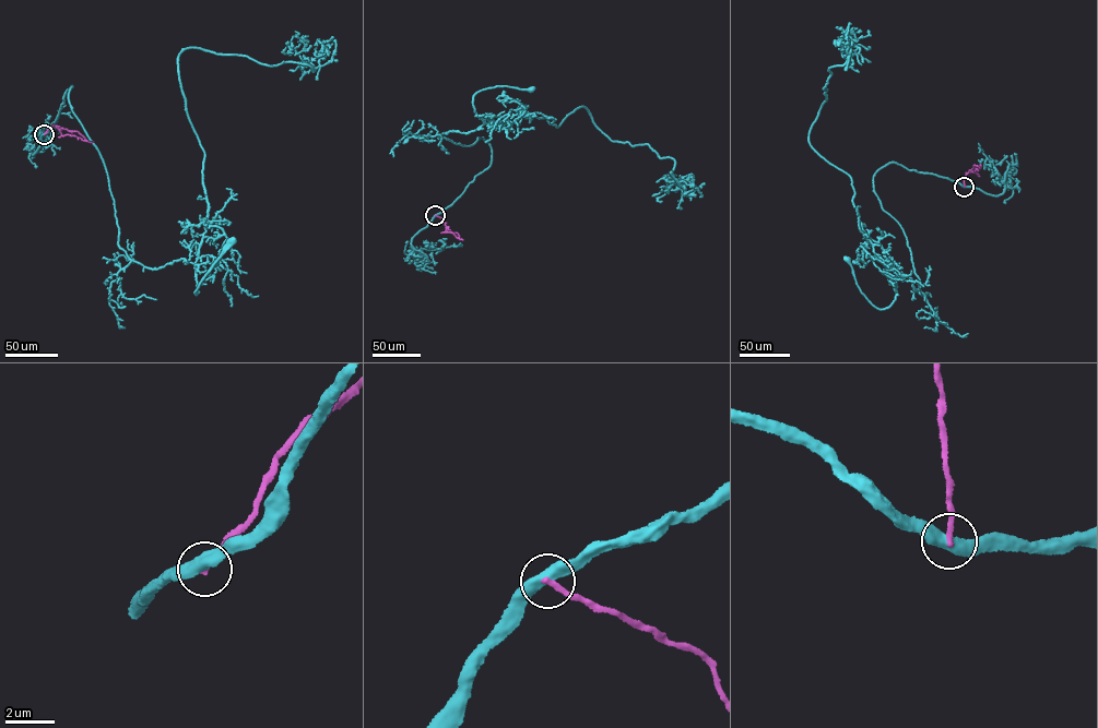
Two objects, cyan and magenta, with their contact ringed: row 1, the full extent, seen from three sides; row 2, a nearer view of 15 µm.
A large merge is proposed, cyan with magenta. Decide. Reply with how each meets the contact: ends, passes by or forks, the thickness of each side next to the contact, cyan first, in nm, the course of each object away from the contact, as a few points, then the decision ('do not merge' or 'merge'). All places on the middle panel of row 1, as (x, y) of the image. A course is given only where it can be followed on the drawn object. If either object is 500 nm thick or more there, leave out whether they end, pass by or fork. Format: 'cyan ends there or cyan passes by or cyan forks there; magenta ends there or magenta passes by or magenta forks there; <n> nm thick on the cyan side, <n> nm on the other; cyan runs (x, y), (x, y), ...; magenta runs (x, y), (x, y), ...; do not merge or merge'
cyan passes by; magenta ends there; 480 nm thick on the cyan side, 240 nm on the other; cyan runs (435, 215), (492, 154), (481, 138), (469, 145), (439, 135), (484, 123), (479, 92), (530, 90); magenta runs (435, 215), (462, 239); do not merge

